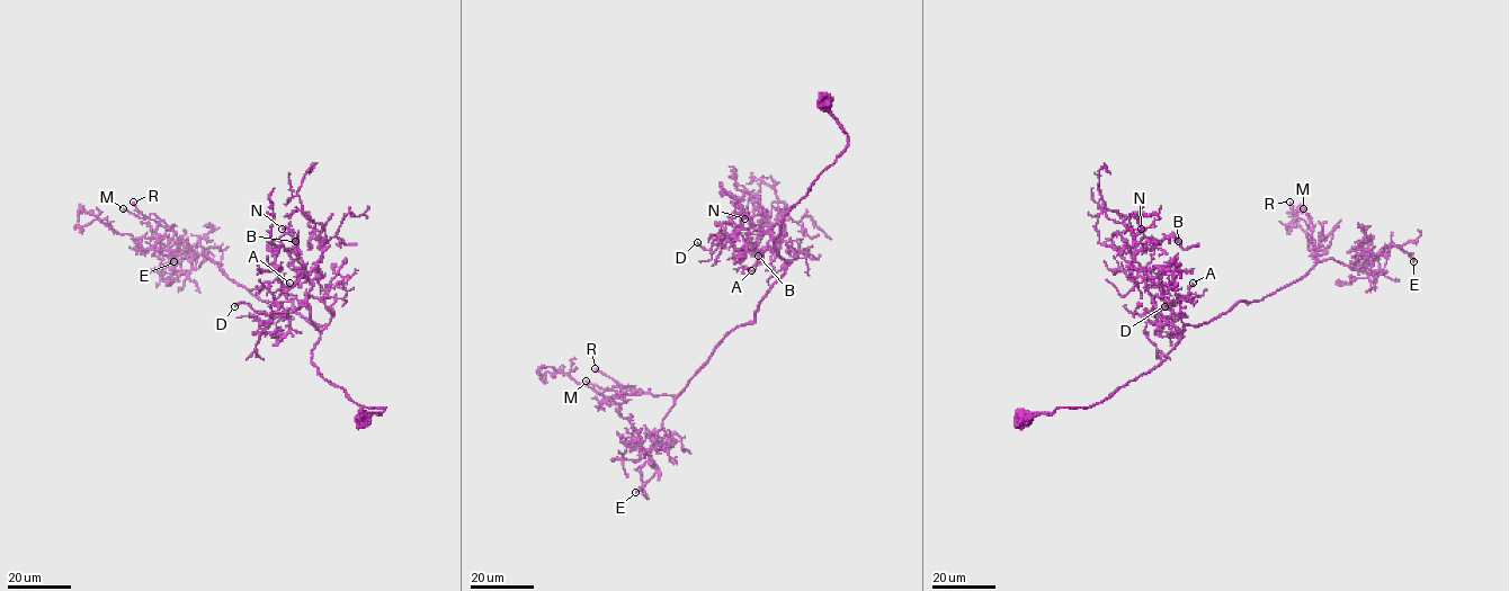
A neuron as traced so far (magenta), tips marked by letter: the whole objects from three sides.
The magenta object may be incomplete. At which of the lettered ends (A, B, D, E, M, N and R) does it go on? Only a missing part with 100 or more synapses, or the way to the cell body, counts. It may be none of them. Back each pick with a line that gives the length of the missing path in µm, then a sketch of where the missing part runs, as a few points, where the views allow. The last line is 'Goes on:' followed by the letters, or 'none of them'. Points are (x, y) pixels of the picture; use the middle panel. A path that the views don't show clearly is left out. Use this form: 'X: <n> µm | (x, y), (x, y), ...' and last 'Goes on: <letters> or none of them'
M: 25 µm | (586, 381), (574, 379), (569, 373), (557, 379), (555, 391), (557, 394), (551, 391)
Goes on: M

